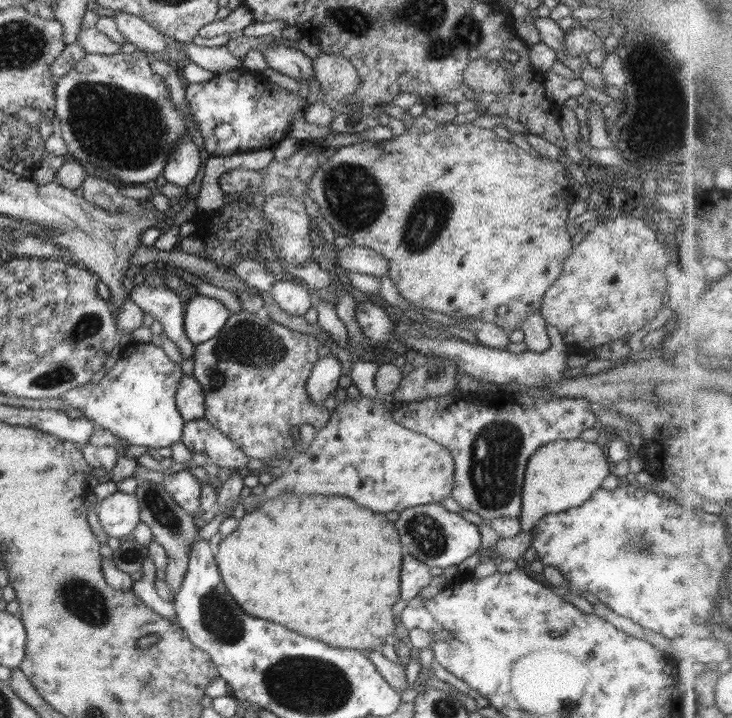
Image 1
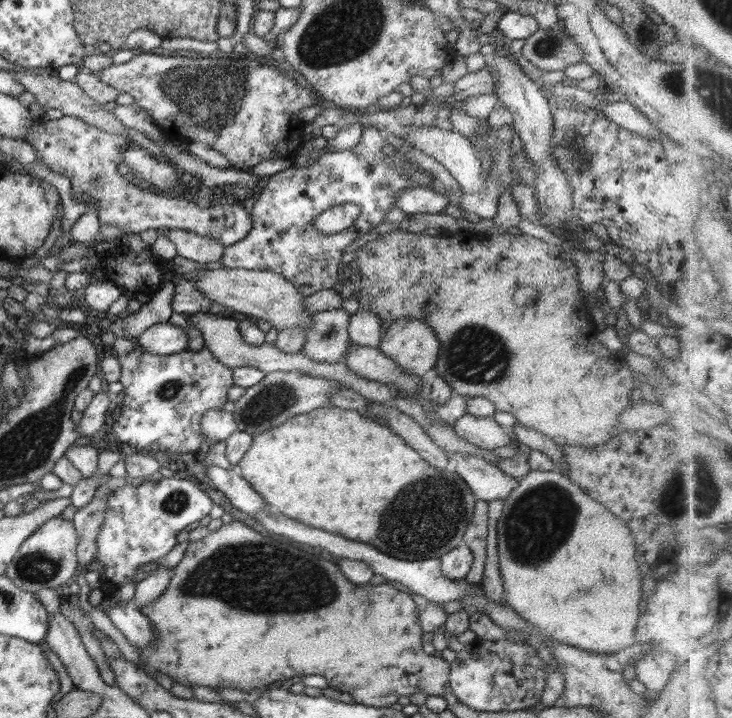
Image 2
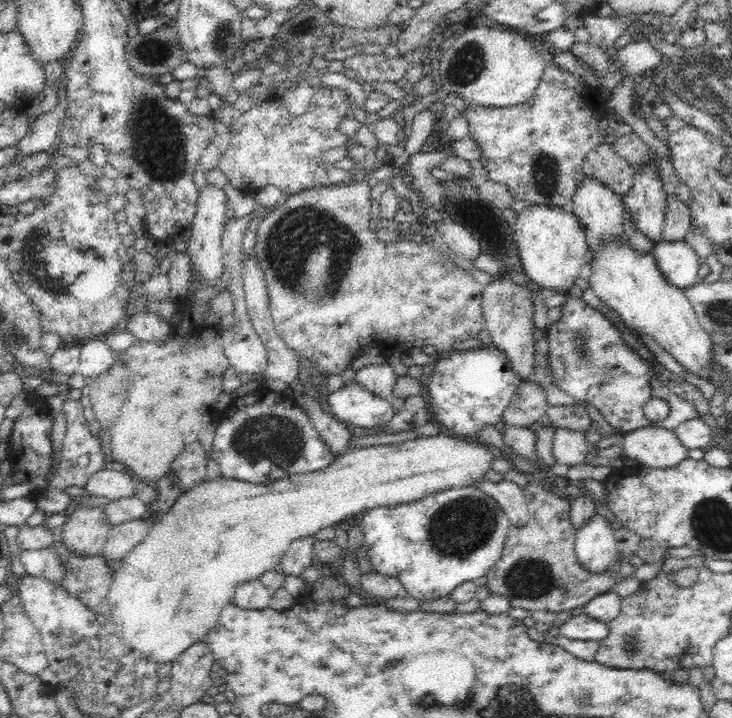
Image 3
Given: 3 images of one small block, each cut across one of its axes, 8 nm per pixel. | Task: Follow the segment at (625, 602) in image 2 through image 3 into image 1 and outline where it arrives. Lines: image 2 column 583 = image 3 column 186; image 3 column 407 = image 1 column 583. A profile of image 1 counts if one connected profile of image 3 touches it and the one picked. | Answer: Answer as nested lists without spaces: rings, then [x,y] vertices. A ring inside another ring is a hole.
[[[581,439],[550,442],[538,448],[528,460],[523,480],[520,531],[532,530],[546,514],[556,514],[582,506],[594,490],[601,488],[606,476],[611,474],[605,451],[598,444]]]

